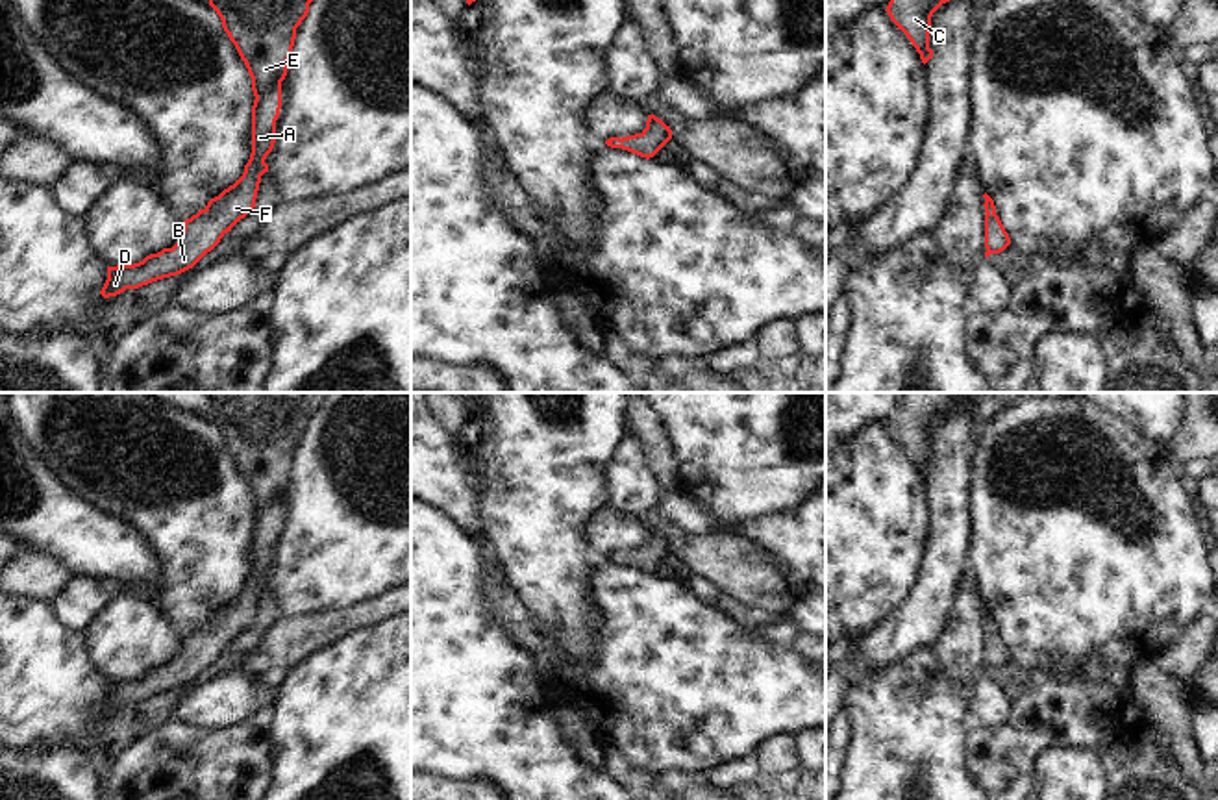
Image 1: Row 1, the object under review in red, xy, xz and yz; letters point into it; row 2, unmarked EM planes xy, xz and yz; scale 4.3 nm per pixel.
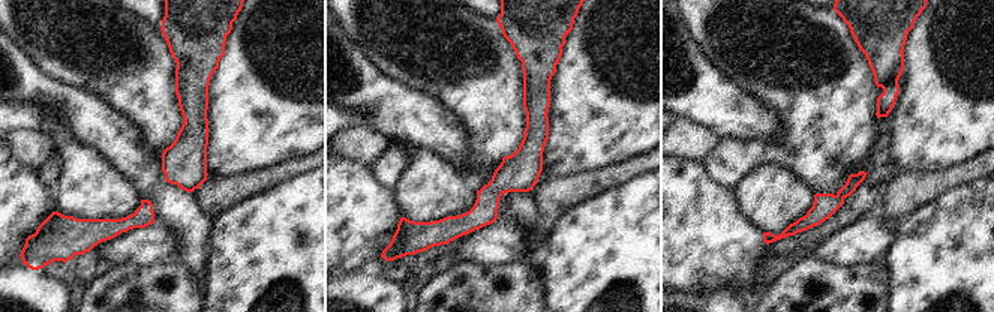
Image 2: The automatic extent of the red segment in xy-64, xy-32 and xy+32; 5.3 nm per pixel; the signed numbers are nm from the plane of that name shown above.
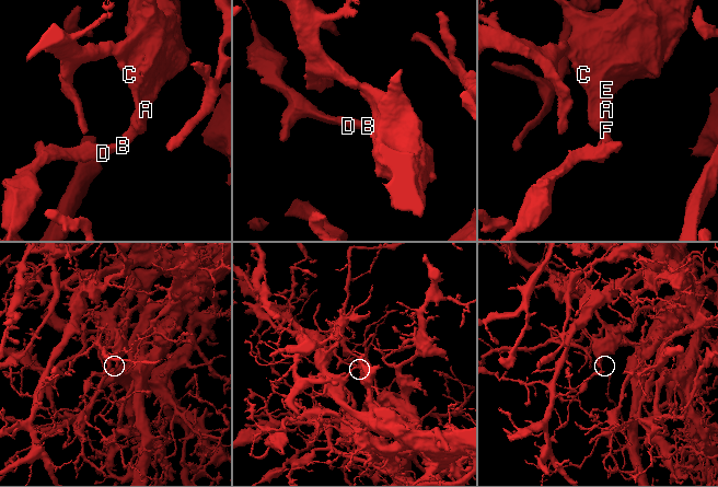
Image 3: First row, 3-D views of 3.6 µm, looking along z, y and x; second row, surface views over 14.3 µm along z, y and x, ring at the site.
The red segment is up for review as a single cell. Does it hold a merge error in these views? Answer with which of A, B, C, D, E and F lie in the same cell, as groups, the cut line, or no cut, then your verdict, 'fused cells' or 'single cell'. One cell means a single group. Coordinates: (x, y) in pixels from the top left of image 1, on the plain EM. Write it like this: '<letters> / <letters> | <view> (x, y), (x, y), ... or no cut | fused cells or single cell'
A B C D E F | no cut | single cell

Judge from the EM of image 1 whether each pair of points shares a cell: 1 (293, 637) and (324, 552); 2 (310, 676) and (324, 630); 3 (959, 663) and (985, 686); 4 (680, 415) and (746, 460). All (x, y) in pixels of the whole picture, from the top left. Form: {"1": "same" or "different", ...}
{"1": "different", "2": "different", "3": "different", "4": "same"}

